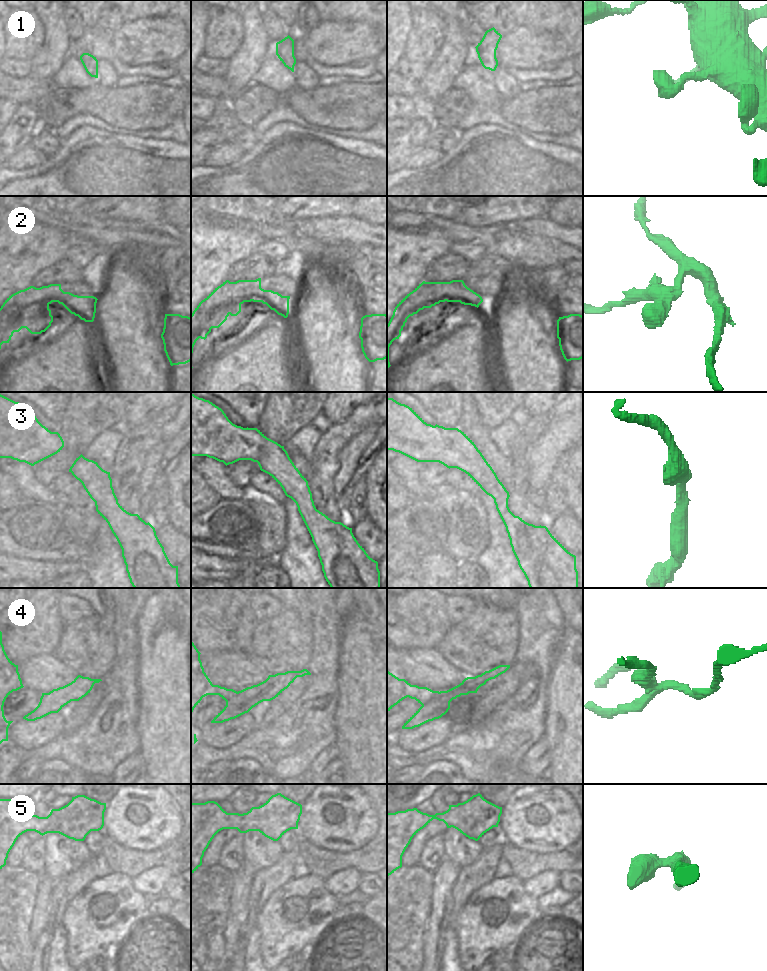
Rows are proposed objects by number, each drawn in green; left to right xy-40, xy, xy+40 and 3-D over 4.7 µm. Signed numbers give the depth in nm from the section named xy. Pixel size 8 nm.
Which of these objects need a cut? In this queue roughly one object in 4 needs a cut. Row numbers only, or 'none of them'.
2, 4

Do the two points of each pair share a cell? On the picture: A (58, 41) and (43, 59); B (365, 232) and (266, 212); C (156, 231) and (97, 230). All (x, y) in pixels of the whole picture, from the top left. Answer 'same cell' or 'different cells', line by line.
A: same cell
B: same cell
C: same cell

